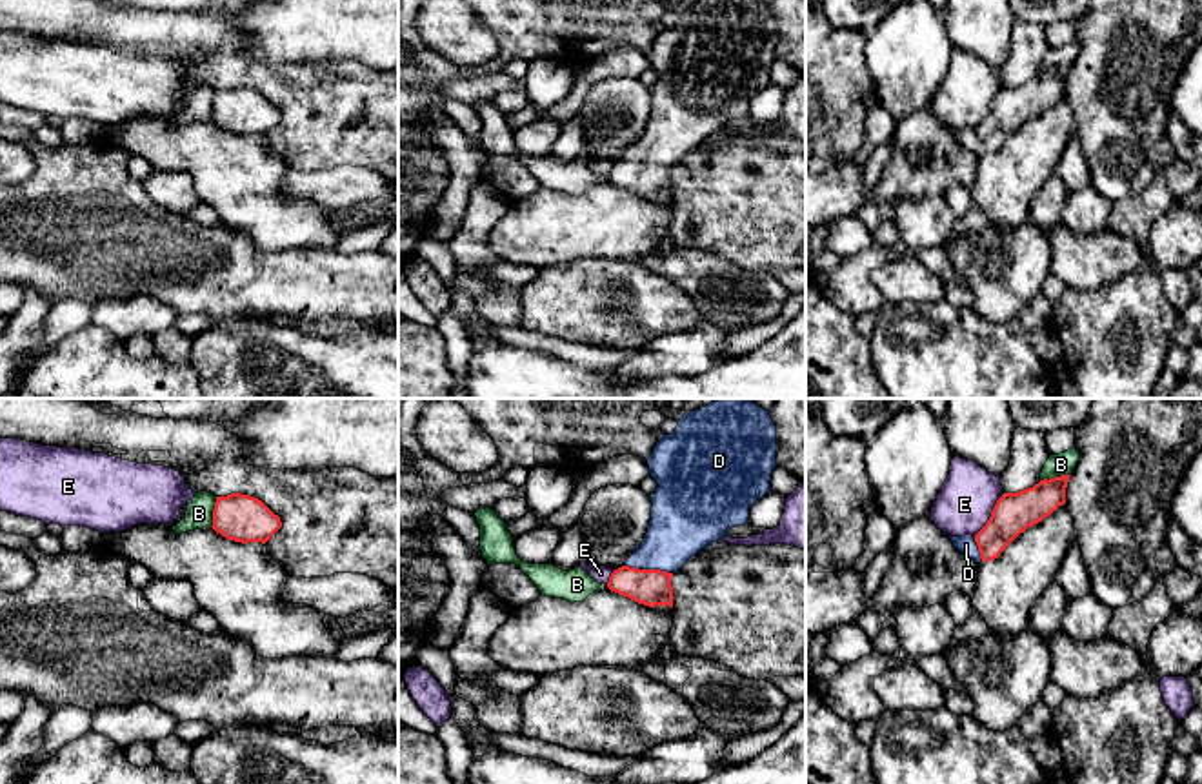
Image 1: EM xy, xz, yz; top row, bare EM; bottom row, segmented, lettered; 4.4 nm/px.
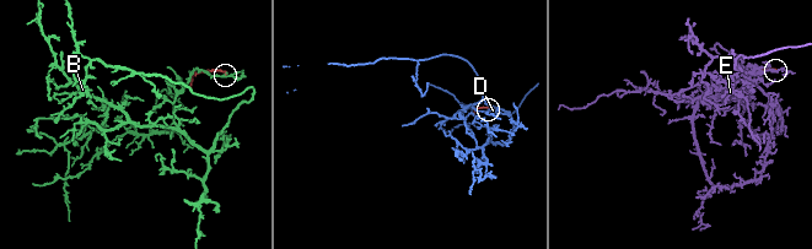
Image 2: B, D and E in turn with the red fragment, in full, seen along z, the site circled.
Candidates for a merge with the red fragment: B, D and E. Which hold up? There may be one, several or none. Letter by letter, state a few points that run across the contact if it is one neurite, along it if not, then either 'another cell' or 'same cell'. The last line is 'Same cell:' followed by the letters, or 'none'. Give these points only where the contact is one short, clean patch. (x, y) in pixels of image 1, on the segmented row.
B: another cell
D: line xz (651, 588), (650, 570), (682, 524); same cell
E: line yz (1004, 493), (990, 519), (973, 535); another cell
Same cell: D

